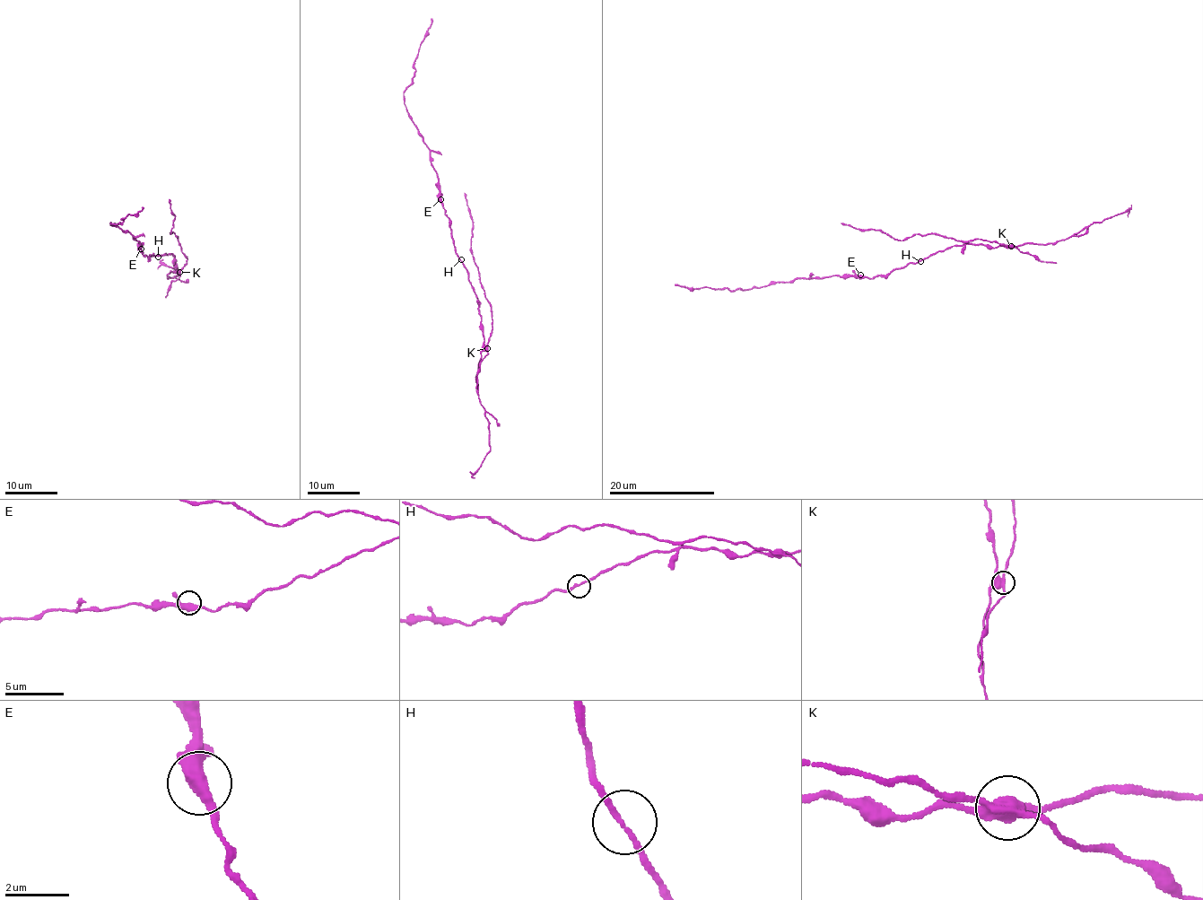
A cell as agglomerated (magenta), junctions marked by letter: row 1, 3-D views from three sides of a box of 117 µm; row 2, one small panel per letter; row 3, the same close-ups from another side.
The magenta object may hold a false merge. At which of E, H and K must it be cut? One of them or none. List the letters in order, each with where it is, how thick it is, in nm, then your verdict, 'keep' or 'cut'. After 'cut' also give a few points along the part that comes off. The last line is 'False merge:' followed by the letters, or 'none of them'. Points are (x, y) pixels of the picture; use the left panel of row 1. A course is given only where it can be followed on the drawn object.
E: place (141, 249); calibre 400 nm; keep
H: place (158, 257); calibre 170 nm; keep
K: place (179, 272); calibre 360 nm; cut; course (179, 272), (187, 258), (178, 237), (173, 231), (169, 233), (174, 215), (169, 198)
False merge: K

